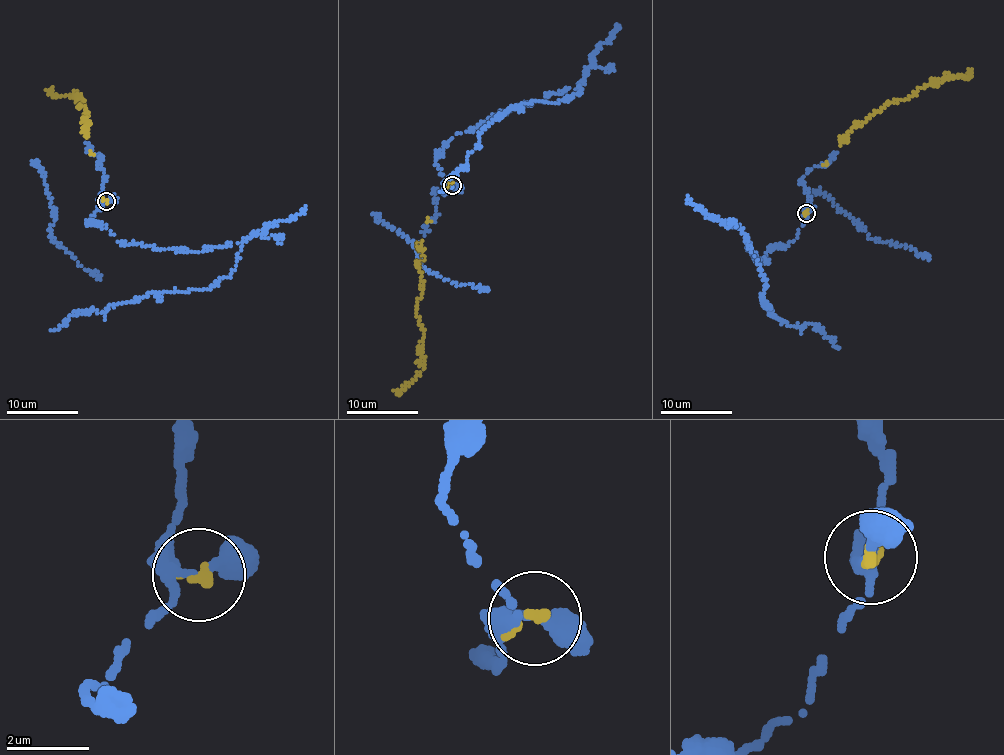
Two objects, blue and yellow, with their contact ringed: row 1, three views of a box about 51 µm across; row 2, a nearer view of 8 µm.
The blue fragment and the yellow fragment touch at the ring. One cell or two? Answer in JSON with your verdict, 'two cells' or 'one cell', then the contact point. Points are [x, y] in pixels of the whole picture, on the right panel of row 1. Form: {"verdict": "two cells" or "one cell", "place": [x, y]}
{"verdict": "one cell", "place": [806, 213]}

